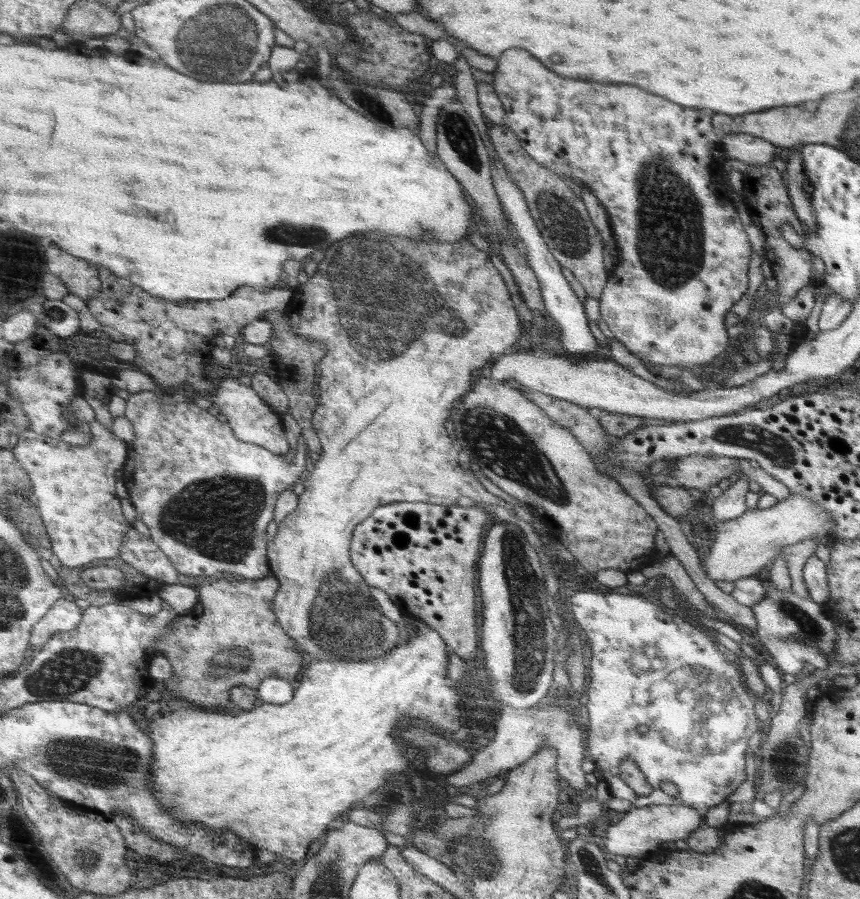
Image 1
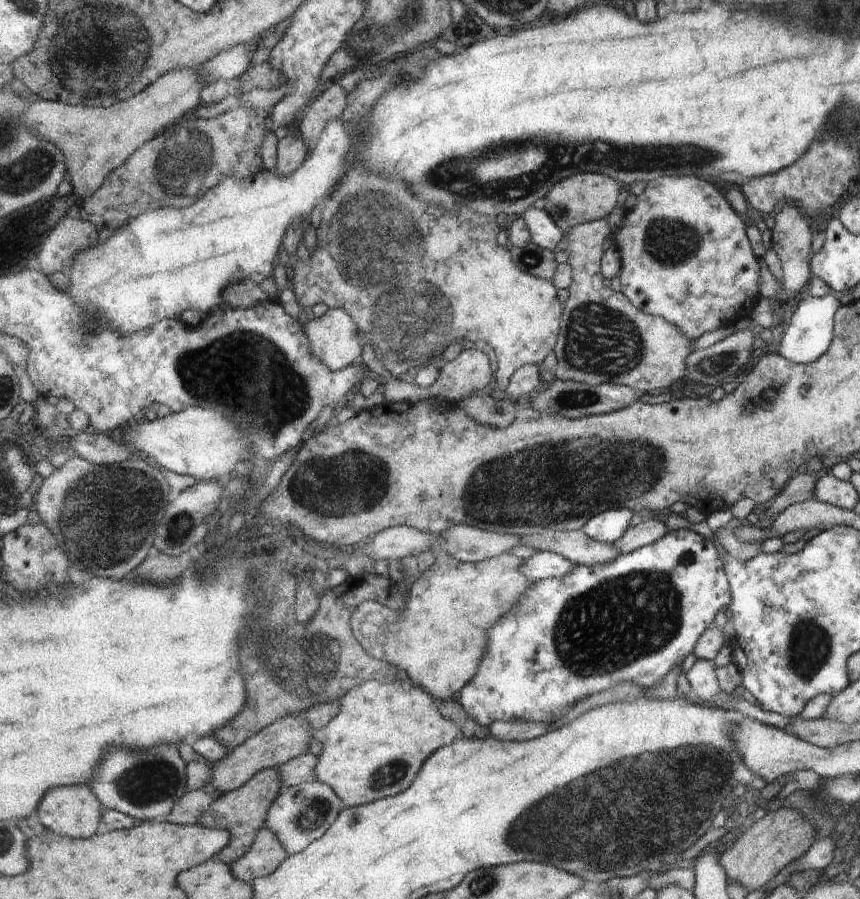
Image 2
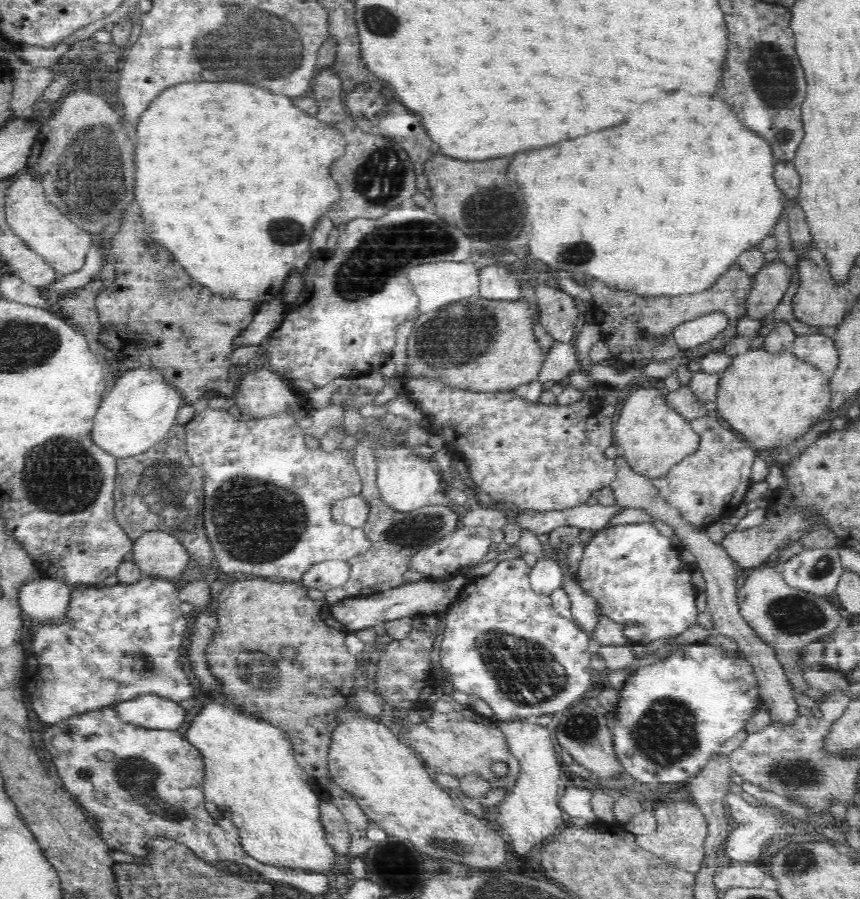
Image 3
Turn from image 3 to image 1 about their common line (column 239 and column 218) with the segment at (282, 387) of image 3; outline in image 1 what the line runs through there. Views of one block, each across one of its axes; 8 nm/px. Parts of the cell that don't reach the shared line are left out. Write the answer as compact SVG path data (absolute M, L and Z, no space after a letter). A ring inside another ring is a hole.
M236 377L225 378L218 384L218 391L209 399L213 401L217 414L227 418L239 439L253 445L264 446L274 455L284 455L284 452L288 452L288 442L284 438L280 418L269 406L262 404L263 399L252 387L240 383Z

